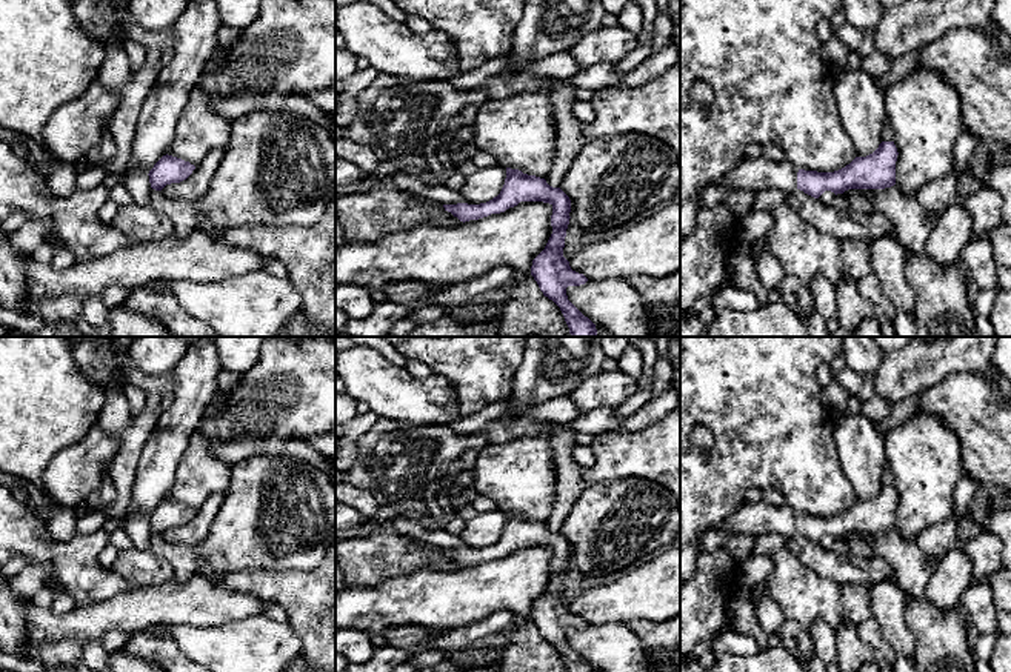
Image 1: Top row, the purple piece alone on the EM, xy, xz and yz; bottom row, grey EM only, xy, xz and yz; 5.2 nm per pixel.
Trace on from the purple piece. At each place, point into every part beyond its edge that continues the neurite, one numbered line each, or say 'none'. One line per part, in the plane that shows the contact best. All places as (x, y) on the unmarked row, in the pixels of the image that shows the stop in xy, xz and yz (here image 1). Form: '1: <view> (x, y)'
1: yz (759, 518)

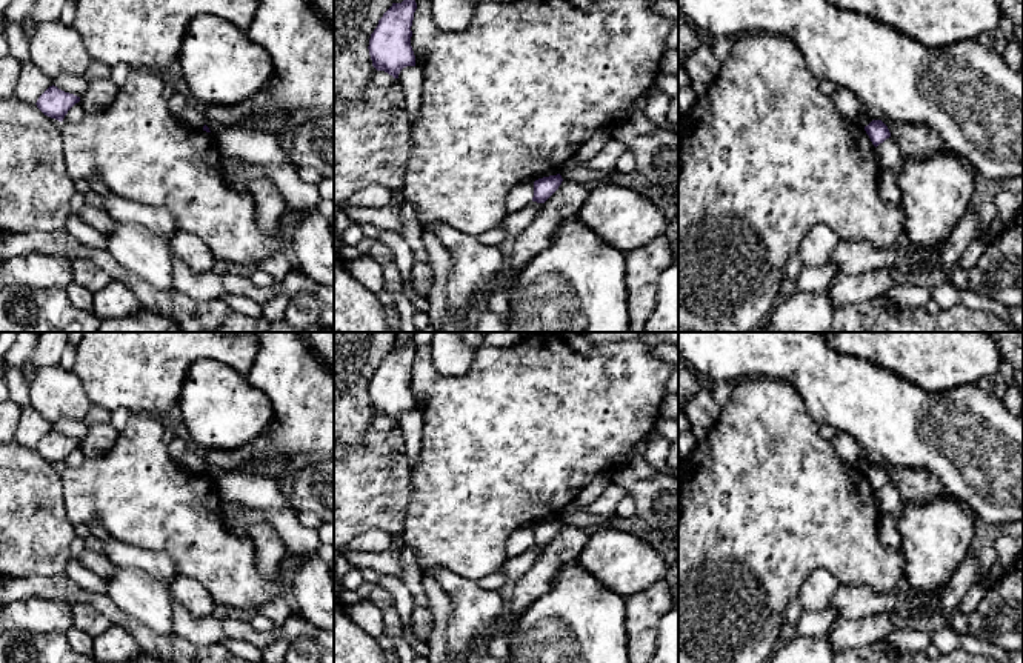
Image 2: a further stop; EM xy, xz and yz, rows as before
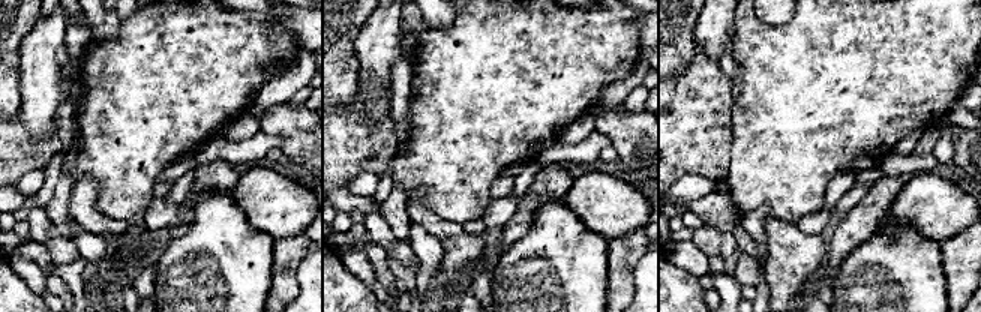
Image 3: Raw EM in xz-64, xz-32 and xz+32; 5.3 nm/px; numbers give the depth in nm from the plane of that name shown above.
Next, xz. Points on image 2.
none

